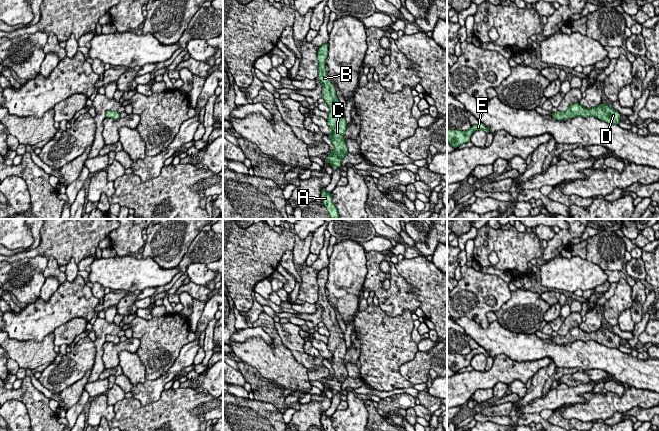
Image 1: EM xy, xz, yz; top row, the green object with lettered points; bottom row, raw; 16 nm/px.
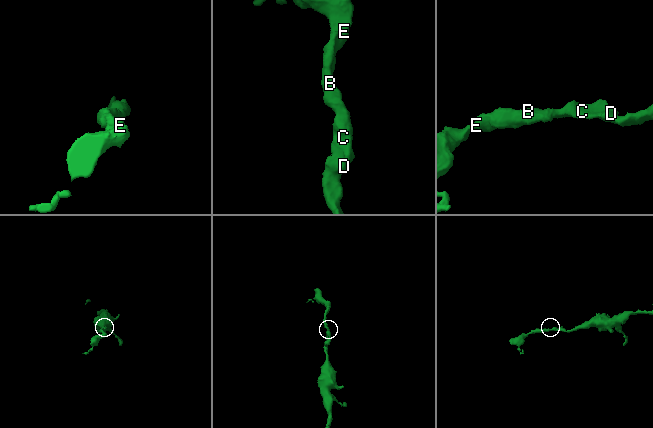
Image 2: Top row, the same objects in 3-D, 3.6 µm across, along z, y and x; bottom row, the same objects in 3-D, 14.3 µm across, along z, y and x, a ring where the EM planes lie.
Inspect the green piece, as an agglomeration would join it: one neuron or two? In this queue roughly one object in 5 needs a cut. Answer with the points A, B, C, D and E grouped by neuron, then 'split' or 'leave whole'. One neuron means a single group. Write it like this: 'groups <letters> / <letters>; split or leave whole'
groups A B C D E; leave whole

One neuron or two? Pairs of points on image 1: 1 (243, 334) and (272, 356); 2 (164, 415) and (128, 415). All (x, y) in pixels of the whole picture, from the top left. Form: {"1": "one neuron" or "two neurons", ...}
{"1": "two neurons", "2": "one neuron"}

